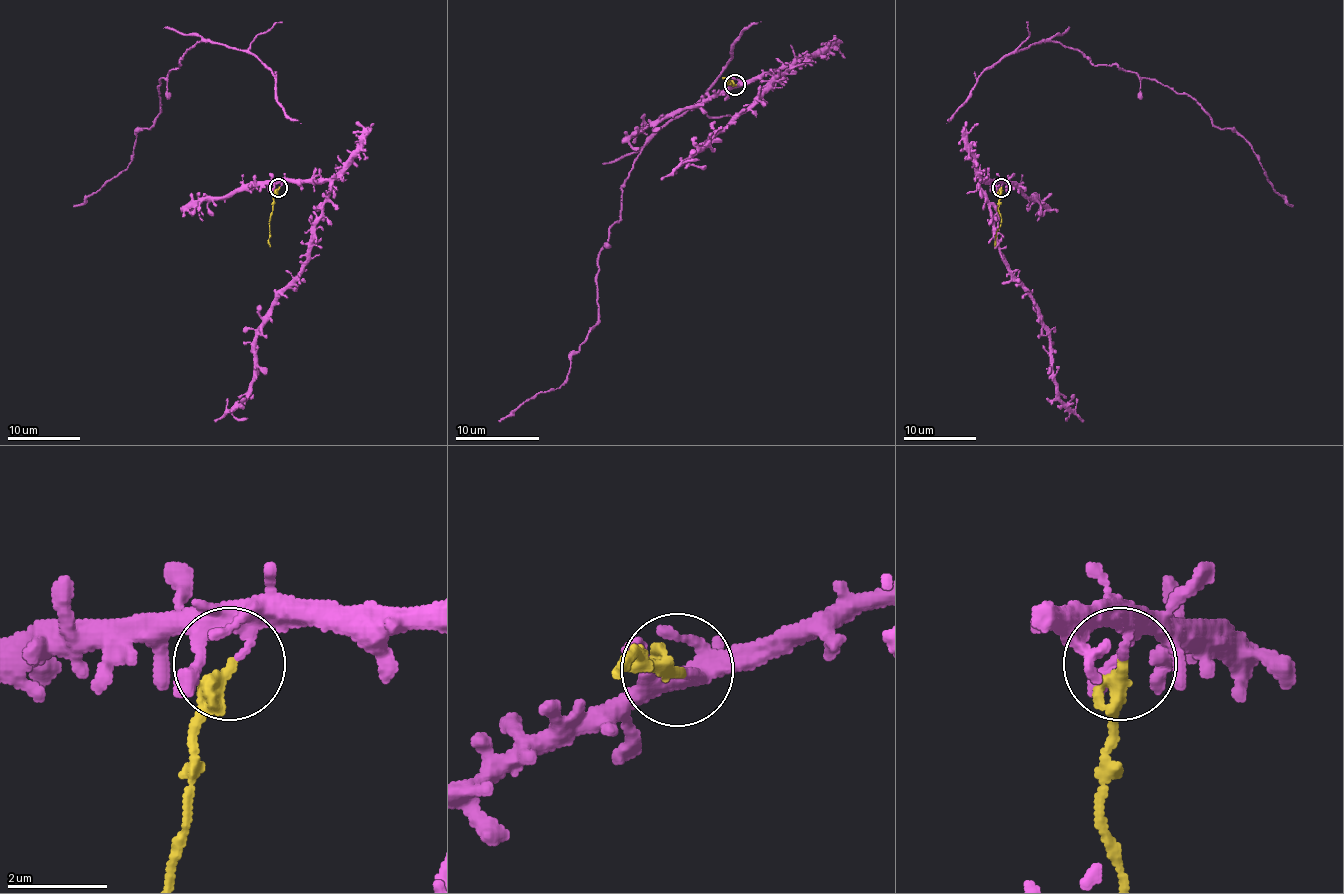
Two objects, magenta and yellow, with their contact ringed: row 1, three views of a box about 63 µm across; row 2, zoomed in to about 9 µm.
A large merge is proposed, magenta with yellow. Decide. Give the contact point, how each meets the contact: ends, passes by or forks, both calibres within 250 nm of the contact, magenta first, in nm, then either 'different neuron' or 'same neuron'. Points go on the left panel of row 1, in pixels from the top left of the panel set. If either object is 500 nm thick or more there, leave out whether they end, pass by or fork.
at (278, 187); magenta ends there; yellow ends there; 280 nm thick on the magenta side, 320 nm on the other; different neuron

